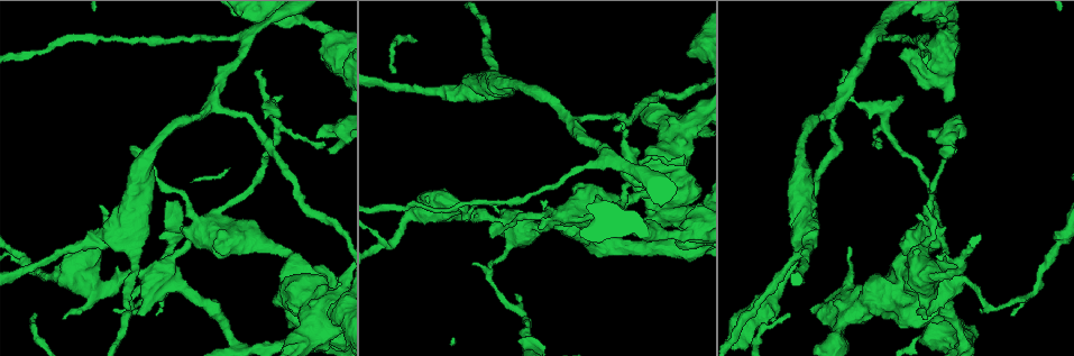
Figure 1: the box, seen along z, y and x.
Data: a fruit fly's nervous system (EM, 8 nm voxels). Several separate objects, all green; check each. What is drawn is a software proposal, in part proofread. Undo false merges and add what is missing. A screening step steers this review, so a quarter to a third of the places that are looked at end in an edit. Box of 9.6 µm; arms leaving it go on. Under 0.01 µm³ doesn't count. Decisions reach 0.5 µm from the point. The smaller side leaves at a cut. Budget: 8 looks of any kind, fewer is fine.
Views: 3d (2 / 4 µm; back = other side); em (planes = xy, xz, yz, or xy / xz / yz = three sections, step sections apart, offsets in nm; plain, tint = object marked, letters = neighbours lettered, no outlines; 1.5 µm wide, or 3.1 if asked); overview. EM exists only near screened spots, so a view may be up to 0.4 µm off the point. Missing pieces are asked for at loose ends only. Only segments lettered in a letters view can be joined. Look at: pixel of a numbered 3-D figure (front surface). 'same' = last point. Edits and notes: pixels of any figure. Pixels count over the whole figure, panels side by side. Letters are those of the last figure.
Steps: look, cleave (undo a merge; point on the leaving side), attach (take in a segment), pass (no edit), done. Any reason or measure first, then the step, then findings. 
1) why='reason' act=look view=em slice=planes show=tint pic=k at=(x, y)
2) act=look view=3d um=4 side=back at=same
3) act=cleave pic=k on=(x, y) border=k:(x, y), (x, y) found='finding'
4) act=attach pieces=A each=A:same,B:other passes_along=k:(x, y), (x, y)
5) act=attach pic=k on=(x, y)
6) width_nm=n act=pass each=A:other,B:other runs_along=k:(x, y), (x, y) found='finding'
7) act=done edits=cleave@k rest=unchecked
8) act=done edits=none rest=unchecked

why='free end' act=look view=3d um=4 pic=1 at=(899, 96)

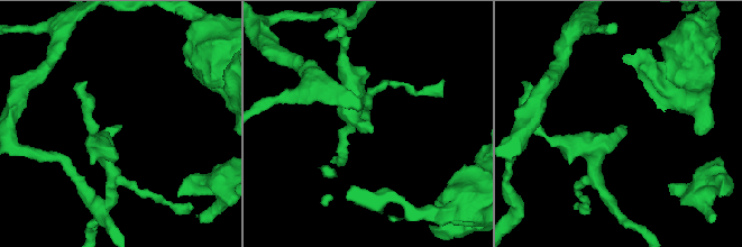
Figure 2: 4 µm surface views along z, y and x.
act=look view=em slice=planes show=tint pic=2 at=(121, 127)

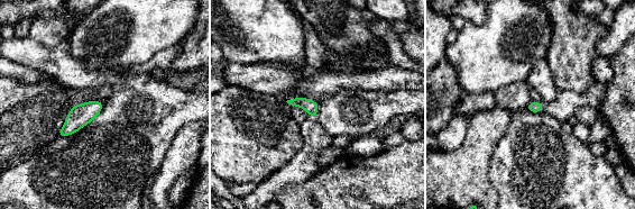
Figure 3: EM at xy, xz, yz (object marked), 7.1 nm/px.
act=look view=em slice=planes show=letters at=same

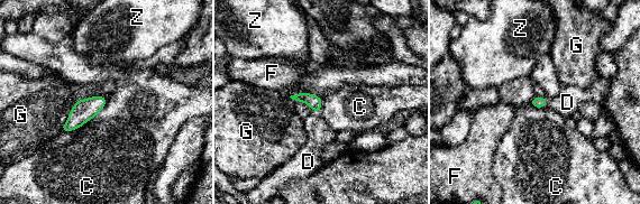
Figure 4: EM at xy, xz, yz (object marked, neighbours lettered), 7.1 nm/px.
act=attach pic=4 on=(319, 133) each=C:other,D:same,F:other,G:other,Z:other passes_along=4:(314, 102), (316, 111), (319, 133) found='the neuron continues'

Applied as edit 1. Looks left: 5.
why='four or more arms meet' act=look view=em slice=planes show=tint pic=1 at=(696, 226)

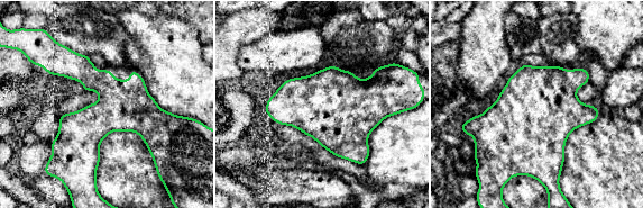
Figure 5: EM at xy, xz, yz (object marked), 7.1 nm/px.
why='what lies round it' act=look view=em slice=planes show=letters at=same

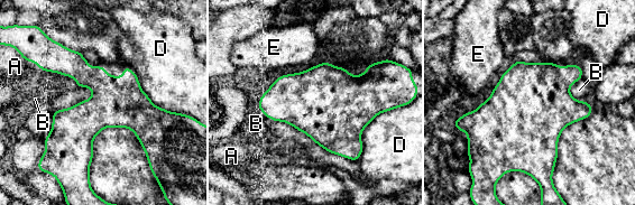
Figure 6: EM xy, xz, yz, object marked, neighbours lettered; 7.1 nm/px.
act=pass each=A:other,B:other,D:other,E:other border=6:(258, 106), (356, 161) found='one neuron here'

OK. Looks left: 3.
why='stops while still wide' act=look view=em slice=xz step=8 show=letters pic=1 at=(699, 189)

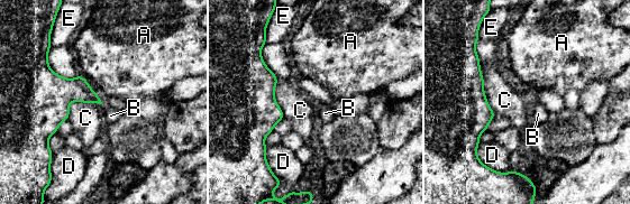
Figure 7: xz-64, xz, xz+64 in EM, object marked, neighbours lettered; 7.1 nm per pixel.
why='cut it another way' act=look view=em slice=planes show=letters at=same

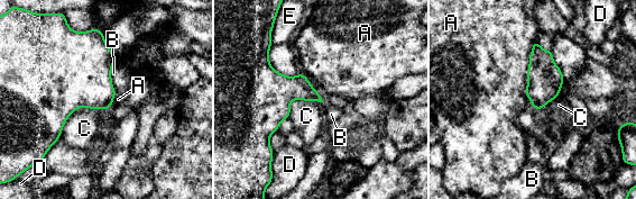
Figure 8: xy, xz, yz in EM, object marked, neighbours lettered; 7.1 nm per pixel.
act=pass each=A:other,B:other,C:other,D:other,E:other border=8:(117, 60), (111, 71), (116, 92) found='none of them fits'

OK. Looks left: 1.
act=done edits=attach@4 rest=unchecked

